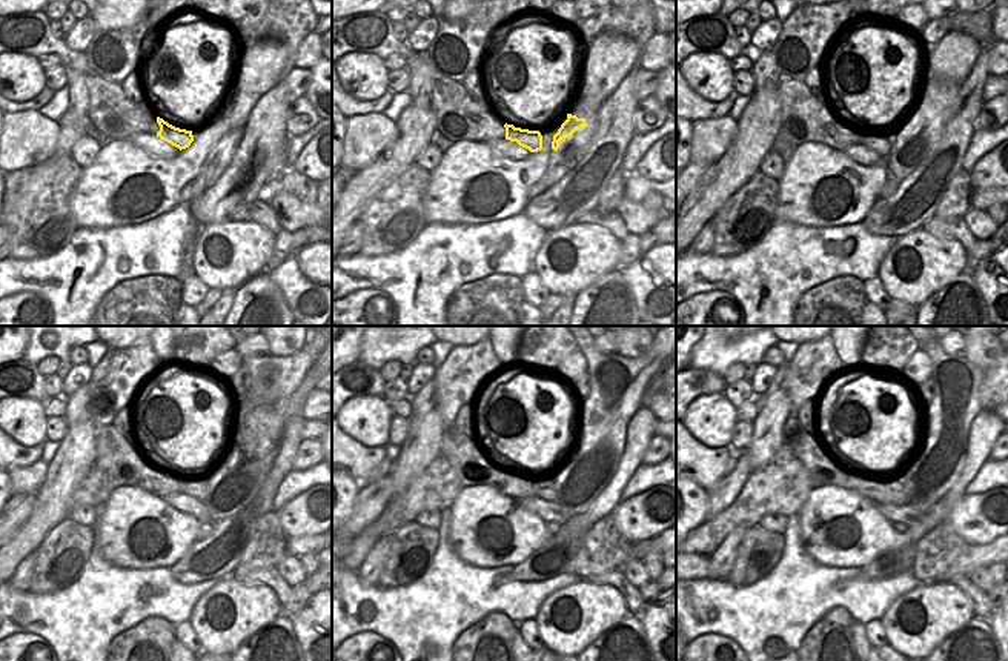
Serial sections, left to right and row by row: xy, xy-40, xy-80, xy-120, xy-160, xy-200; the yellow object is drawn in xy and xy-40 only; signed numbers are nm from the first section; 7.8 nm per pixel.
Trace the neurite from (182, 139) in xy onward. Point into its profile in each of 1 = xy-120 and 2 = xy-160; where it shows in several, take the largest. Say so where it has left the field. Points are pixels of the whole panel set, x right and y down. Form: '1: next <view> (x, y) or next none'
1: next xy-120 (198, 488)
2: next xy-160 (546, 489)

